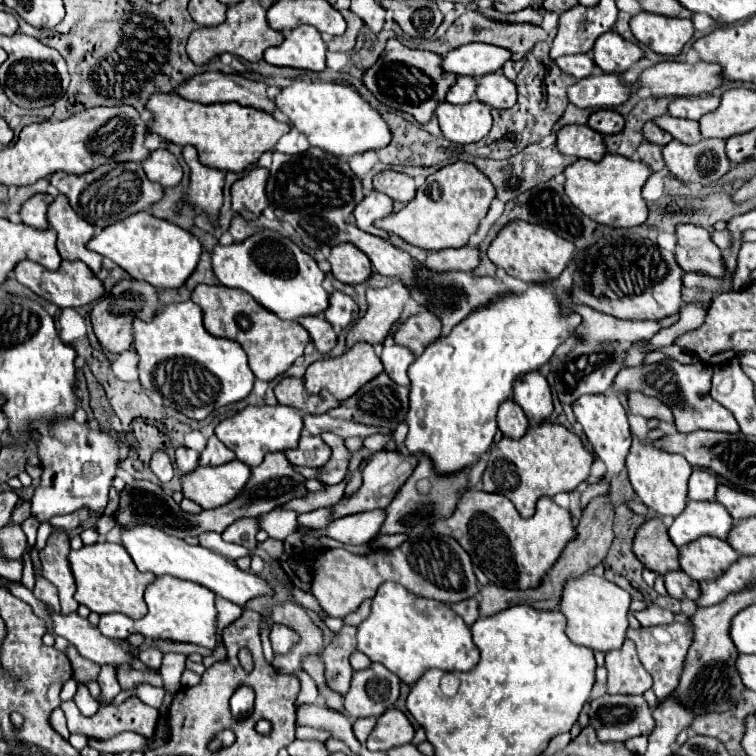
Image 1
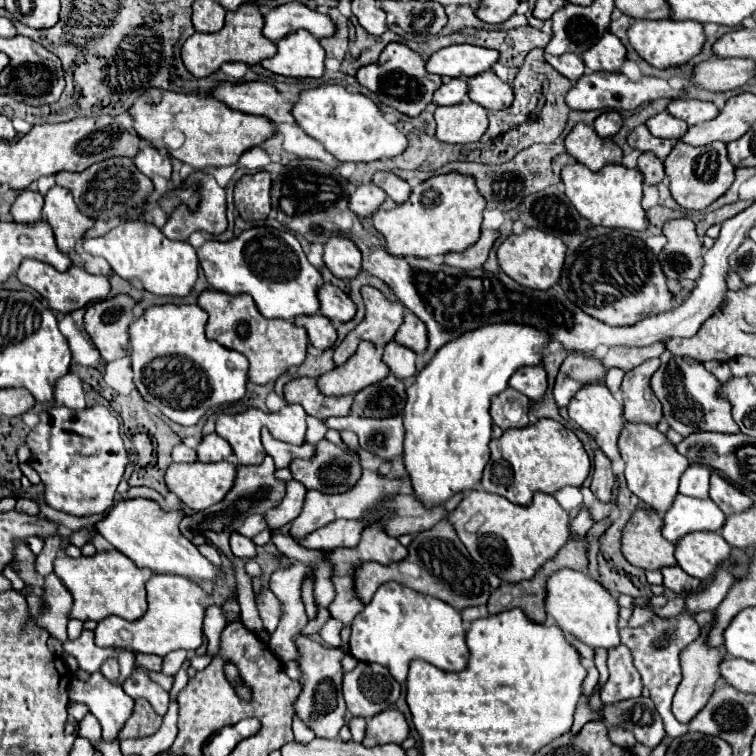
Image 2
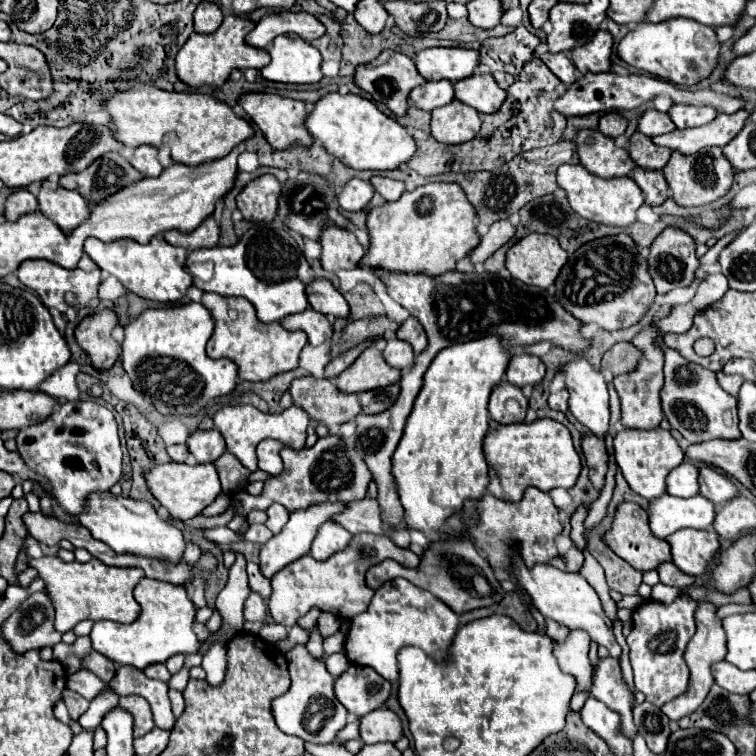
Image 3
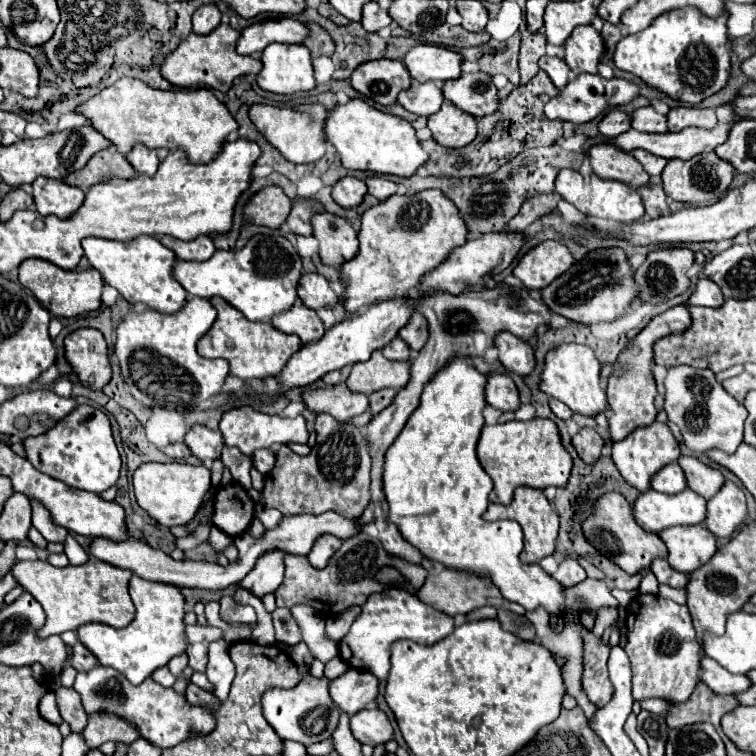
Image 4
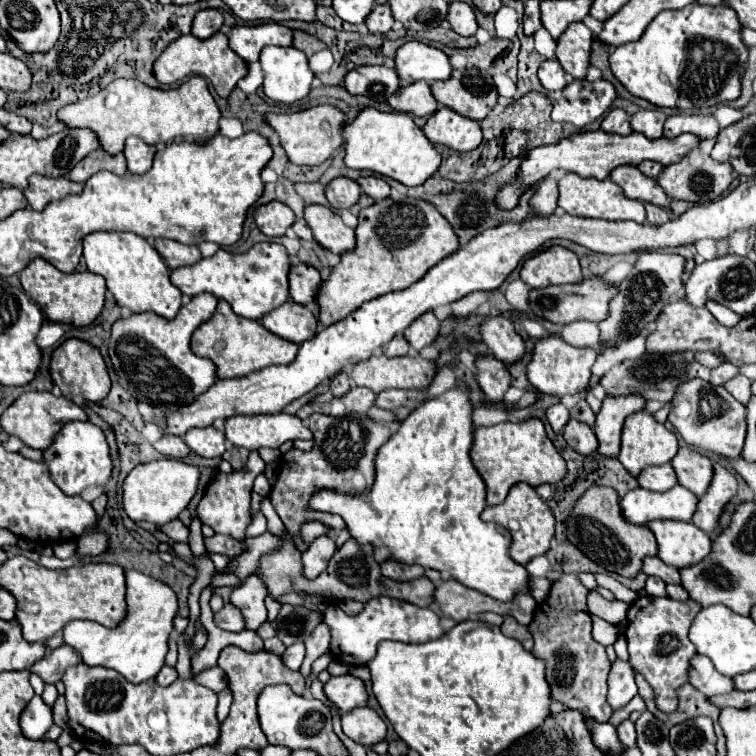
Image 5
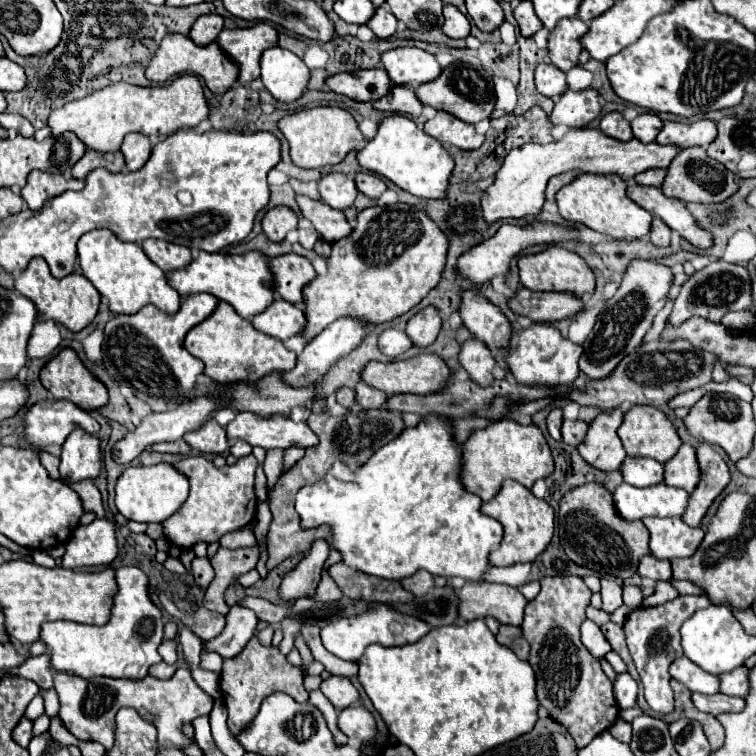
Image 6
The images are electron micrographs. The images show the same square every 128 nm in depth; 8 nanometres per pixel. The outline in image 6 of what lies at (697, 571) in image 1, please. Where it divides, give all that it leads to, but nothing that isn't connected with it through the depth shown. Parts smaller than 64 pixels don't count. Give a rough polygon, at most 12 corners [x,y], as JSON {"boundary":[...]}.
{"boundary":[[644,518],[650,554],[692,556],[704,538],[680,518]]}

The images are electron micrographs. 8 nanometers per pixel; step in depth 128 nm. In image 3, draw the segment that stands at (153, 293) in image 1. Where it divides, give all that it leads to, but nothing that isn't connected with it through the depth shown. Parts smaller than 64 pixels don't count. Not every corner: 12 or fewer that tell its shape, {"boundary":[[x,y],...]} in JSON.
{"boundary":[[112,310],[84,318],[74,330],[92,368],[110,370],[118,360]]}

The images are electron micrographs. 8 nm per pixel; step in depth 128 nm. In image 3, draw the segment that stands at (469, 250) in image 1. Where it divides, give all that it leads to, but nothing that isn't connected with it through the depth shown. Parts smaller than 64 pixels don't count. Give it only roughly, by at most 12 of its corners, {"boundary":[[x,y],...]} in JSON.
{"boundary":[[510,220],[490,226],[478,248],[472,264],[482,264],[502,248],[516,232]]}

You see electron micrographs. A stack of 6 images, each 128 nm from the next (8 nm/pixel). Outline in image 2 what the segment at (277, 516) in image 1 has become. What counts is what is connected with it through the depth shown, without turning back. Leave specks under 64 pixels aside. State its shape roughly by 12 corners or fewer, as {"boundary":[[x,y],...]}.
{"boundary":[[262,514],[246,518],[236,532],[254,538],[266,528]]}

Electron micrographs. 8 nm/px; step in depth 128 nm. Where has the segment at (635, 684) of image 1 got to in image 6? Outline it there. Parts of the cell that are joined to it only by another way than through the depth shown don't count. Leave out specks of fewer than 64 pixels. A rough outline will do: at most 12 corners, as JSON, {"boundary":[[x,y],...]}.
{"boundary":[[540,578],[522,634],[538,704],[576,748],[620,712],[580,642],[592,592]]}

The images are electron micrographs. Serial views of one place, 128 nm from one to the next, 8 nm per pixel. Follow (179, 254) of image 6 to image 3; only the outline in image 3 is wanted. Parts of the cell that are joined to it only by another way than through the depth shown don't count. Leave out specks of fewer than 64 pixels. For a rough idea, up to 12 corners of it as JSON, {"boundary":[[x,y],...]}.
{"boundary":[[210,216],[188,236],[164,232],[164,240],[188,252],[216,246],[220,228]]}

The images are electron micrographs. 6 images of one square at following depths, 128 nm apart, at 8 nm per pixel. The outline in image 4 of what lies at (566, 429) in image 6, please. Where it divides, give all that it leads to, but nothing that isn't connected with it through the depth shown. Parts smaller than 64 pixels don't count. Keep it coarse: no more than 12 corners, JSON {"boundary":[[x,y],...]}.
{"boundary":[[592,428],[572,436],[578,456],[592,464],[600,458],[602,436]]}

